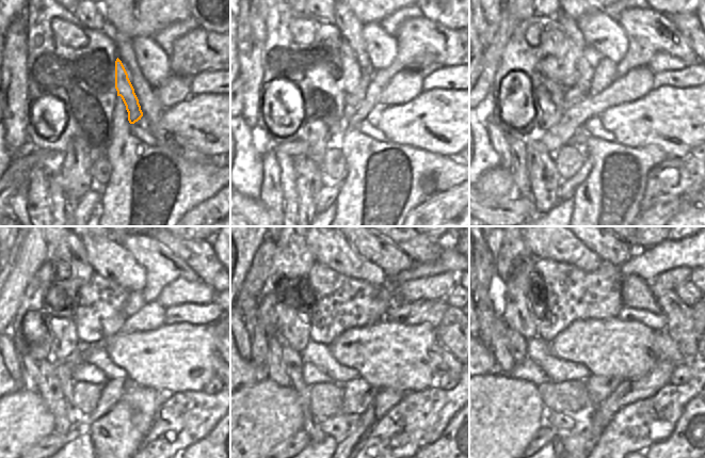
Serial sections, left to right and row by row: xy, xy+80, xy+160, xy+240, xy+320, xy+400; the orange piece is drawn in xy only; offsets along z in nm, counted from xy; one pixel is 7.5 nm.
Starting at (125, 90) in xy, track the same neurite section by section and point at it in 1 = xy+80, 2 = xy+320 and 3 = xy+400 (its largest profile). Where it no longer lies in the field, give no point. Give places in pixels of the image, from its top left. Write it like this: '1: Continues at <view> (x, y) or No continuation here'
1: Continues at xy+80 (351, 72)
2: Continues at xy+320 (292, 259)
3: Continues at xy+400 (511, 248)

